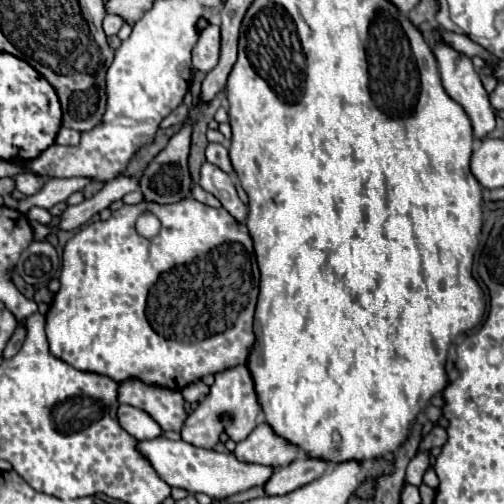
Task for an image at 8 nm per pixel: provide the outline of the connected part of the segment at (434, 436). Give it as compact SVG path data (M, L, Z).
M435 426L429 434L425 434L425 438L423 438L421 444L419 444L419 450L421 450L421 452L429 452L433 446L443 446L445 440L447 440L447 432L445 432L445 428Z

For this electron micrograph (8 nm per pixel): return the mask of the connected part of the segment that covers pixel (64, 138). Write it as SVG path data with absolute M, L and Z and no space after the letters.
M61 128L59 134L57 134L57 144L61 146L77 146L79 144L79 132L77 130L71 130L71 128Z

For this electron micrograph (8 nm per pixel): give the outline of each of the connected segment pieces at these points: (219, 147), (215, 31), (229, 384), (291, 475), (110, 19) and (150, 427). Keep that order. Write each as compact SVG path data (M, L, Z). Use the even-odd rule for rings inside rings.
M209 144L207 150L205 150L205 156L207 156L207 162L219 166L223 172L233 172L233 166L229 162L229 152L223 144Z
M217 22L209 24L199 36L199 42L193 48L193 68L209 72L219 60L219 26Z
M237 366L237 368L229 368L225 372L219 372L215 376L209 396L203 402L199 402L199 406L187 416L181 436L191 446L213 450L213 446L219 442L221 432L227 432L233 442L241 442L249 436L249 432L255 426L264 421L264 414L259 400L257 400L257 392L253 388L253 376L247 366Z
M301 456L297 460L293 460L293 464L285 466L285 468L277 468L273 472L273 476L269 478L269 482L265 484L265 492L269 496L283 496L289 494L309 482L313 482L315 478L319 478L325 470L327 470L327 460L313 460L311 456Z
M107 14L105 20L103 20L103 30L105 30L107 36L115 36L121 26L123 26L123 20L119 16L109 16Z
M129 404L119 406L119 424L137 440L155 440L163 434L163 430L157 428L157 422L147 412L141 412Z

